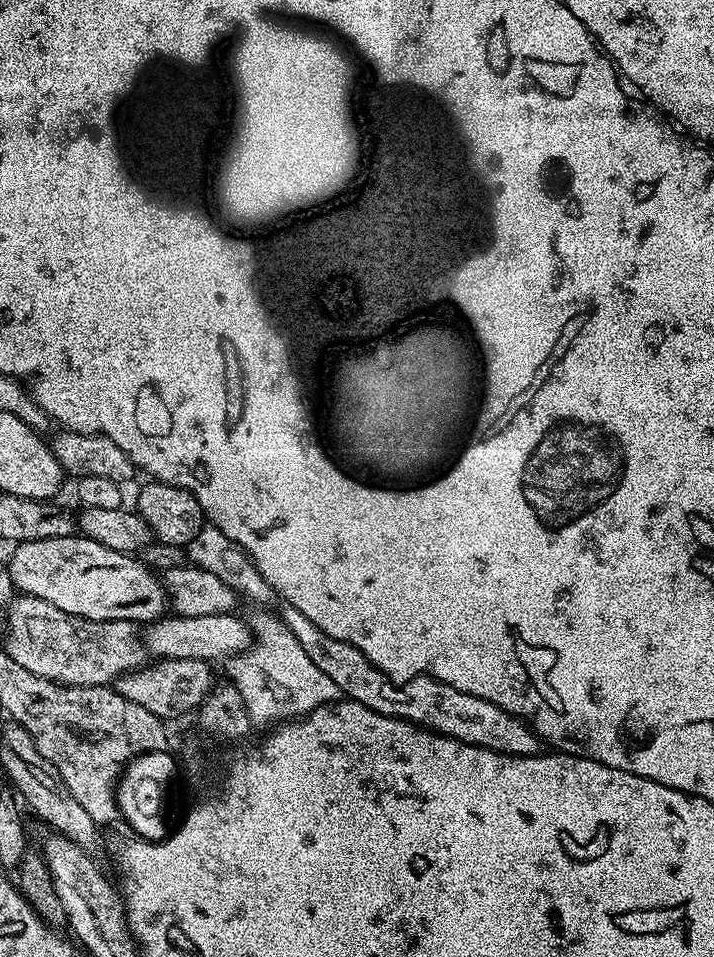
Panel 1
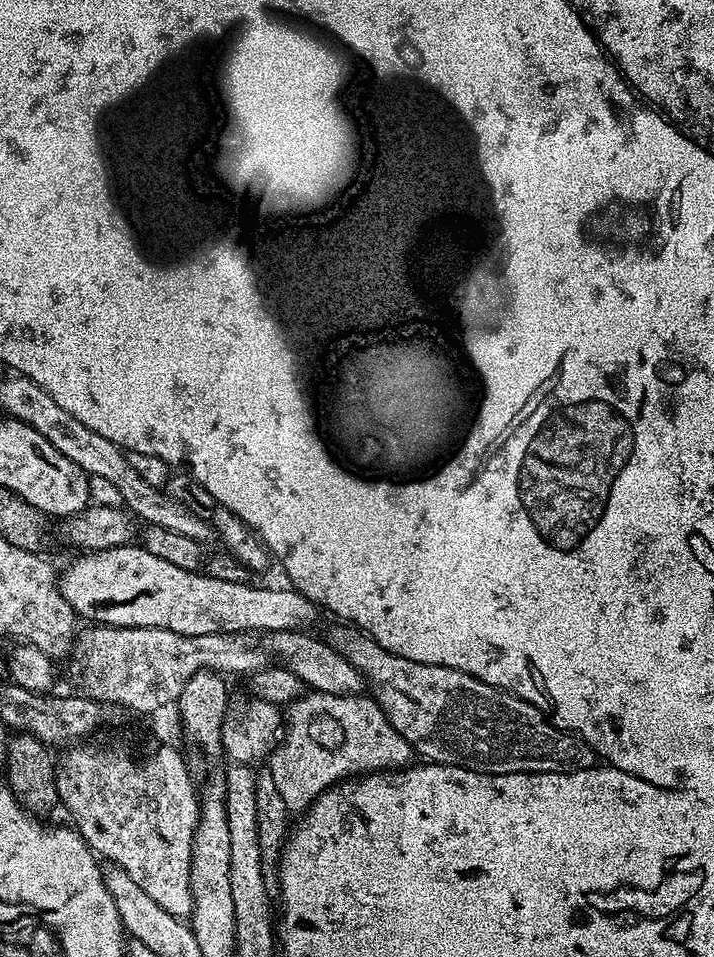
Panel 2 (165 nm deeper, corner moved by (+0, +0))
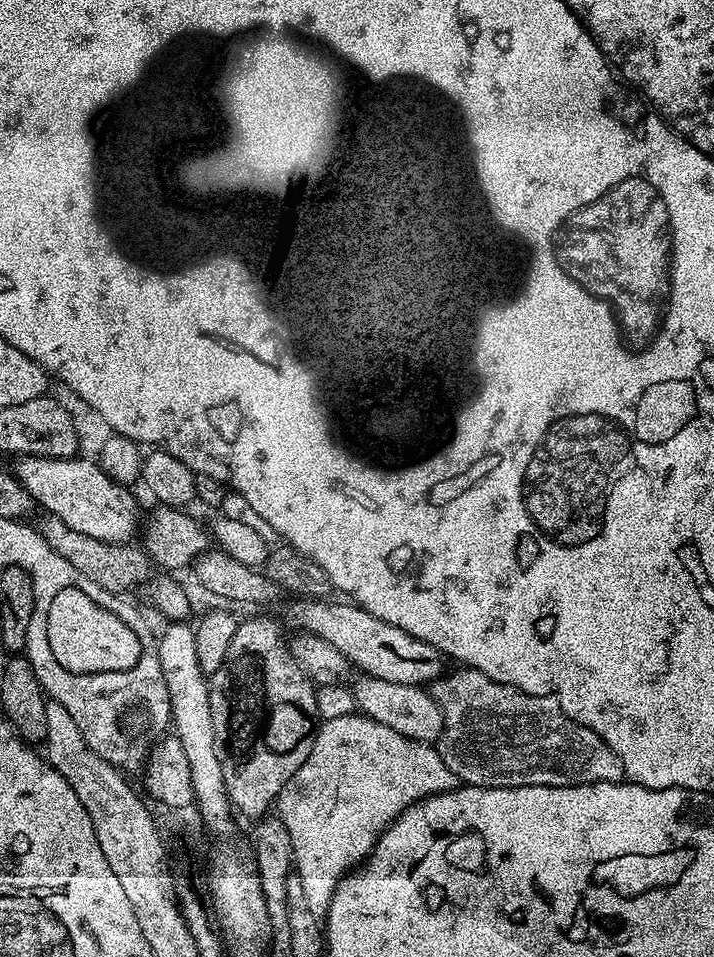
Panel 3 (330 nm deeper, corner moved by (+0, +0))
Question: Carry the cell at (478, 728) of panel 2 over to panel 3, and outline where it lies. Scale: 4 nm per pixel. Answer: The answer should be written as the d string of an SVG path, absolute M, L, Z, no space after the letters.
M460 666L457 669L457 672L450 673L451 671L449 671L447 674L441 675L439 680L433 680L430 685L432 697L436 699L442 712L442 734L438 741L438 751L442 762L446 762L448 769L456 775L457 781L463 782L465 785L473 784L479 788L513 788L514 786L570 786L571 784L593 784L594 782L618 784L625 779L624 767L618 754L614 754L614 750L610 750L610 746L606 746L606 742L602 738L598 738L598 734L594 734L594 730L573 722L562 710L562 706L554 696L528 696L522 690L486 678L486 674L473 668Z

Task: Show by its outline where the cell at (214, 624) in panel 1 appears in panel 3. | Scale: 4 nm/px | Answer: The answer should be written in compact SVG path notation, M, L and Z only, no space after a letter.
M361 675L360 681L354 685L356 707L363 715L374 722L382 722L382 726L390 726L390 730L398 730L407 740L417 740L423 744L439 741L442 734L442 712L431 691L414 684L402 682L386 682L382 678Z

